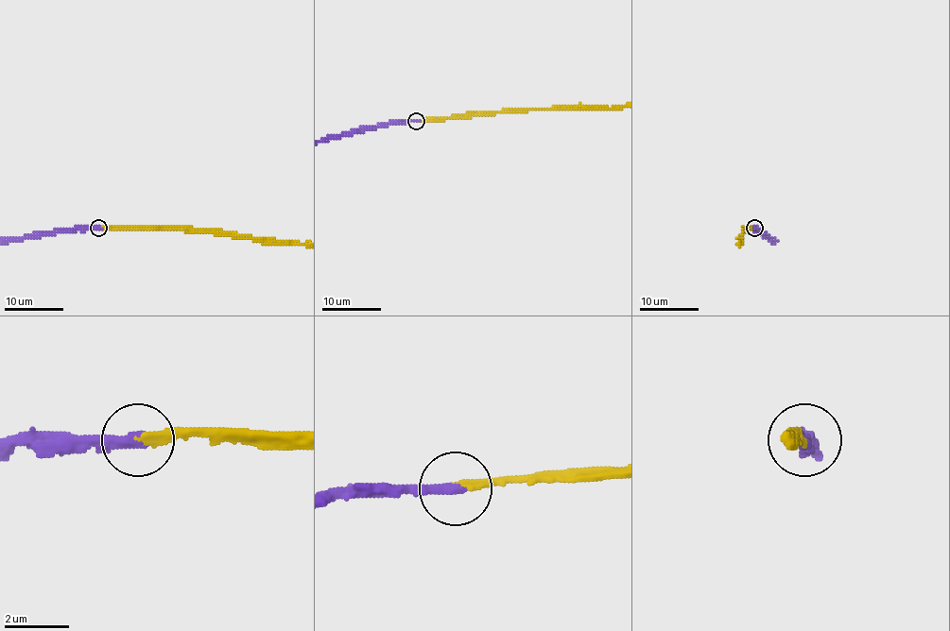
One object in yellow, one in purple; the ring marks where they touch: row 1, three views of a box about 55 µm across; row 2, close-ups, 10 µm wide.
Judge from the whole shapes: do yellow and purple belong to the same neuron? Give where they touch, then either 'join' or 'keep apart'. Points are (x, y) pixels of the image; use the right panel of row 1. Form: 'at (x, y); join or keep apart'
at (754, 228); join

